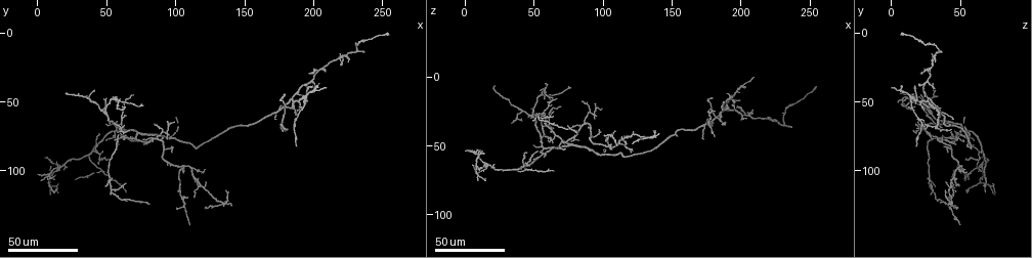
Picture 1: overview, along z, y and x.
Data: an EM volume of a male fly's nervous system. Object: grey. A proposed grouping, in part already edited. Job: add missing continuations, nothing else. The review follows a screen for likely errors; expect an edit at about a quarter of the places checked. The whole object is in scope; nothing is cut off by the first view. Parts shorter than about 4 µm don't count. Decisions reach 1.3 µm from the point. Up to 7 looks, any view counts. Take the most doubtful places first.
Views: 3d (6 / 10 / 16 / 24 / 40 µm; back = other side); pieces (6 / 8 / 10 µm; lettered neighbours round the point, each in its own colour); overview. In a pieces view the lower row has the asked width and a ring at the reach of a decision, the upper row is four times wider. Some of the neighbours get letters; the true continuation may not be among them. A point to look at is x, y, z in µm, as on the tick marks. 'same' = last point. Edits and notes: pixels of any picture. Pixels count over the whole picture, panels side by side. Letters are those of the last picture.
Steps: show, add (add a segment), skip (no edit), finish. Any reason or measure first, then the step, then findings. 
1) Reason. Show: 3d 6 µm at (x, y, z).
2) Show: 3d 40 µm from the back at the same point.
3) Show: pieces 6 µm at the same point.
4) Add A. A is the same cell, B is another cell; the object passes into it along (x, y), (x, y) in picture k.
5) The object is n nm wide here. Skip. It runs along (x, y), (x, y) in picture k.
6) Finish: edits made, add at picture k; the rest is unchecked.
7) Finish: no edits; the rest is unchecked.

Long arm stops here. Show: 3d 40 µm at (100, 60, 54).

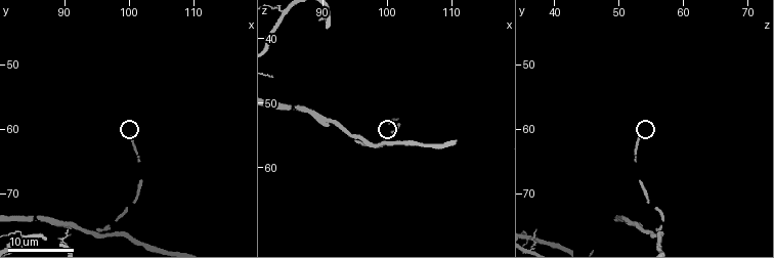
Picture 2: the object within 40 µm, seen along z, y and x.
Show: pieces 6 µm at (100.5, 61.0, 53.5).

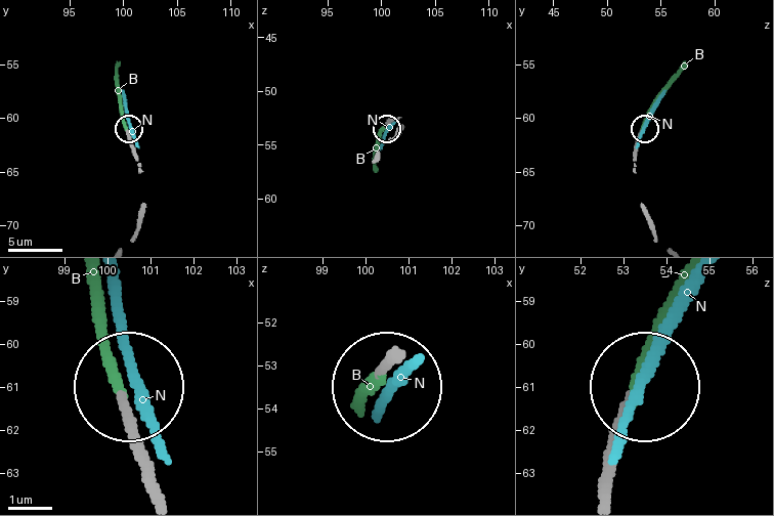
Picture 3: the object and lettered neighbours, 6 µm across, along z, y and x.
Add B. B is the same cell, N is another cell; the object passes into it along (606, 499), (606, 455), (676, 278) in picture 3; the cell continues.

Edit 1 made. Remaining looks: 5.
Show: overview.

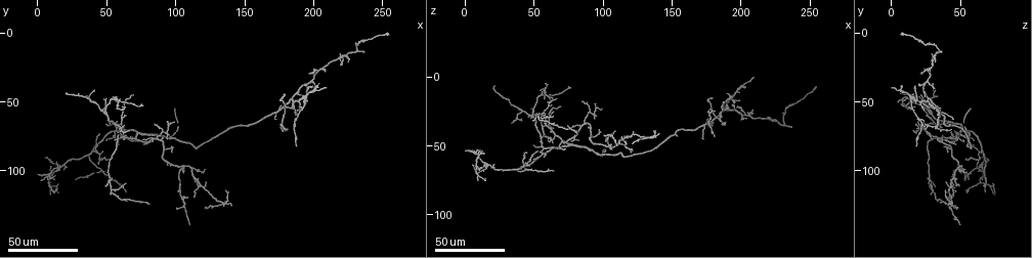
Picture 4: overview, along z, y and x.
Free end. Show: 3d 24 µm at (154, 64, 42).

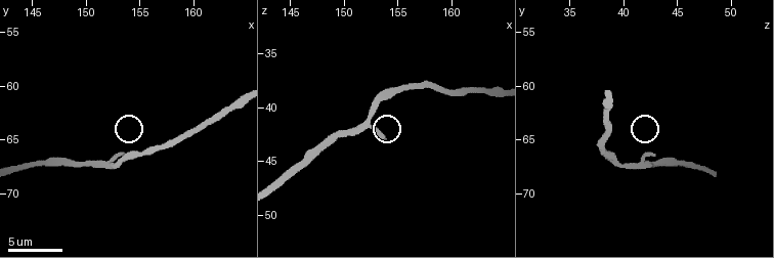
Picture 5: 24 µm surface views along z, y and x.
Show: pieces 10 µm at (153.4, 66.2, 42.6).

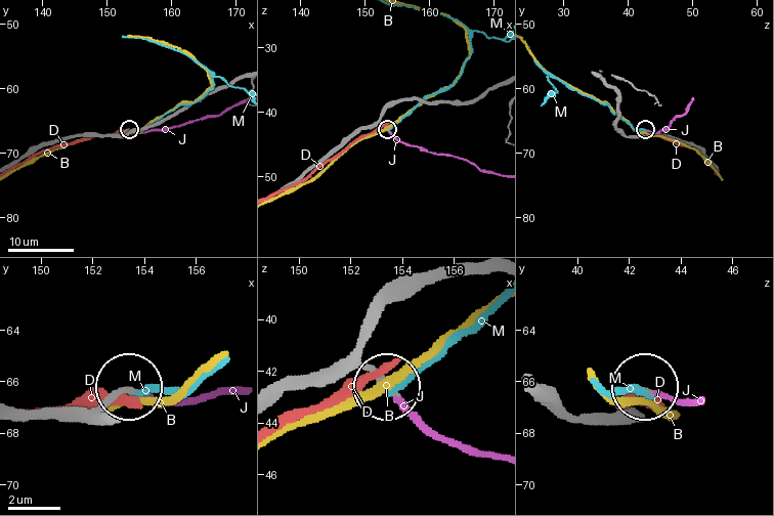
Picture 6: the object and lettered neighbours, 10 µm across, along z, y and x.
The object is 240 nm wide here. Add J. J is the same cell, B, D and M are other cells; the object passes into it along (371, 128), (381, 124), (404, 142), (470, 161), (484, 170) in picture 6; the cell continues.

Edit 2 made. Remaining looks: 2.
Finish: edits made, add at picture 3, add at picture 6; the rest is unchecked.

